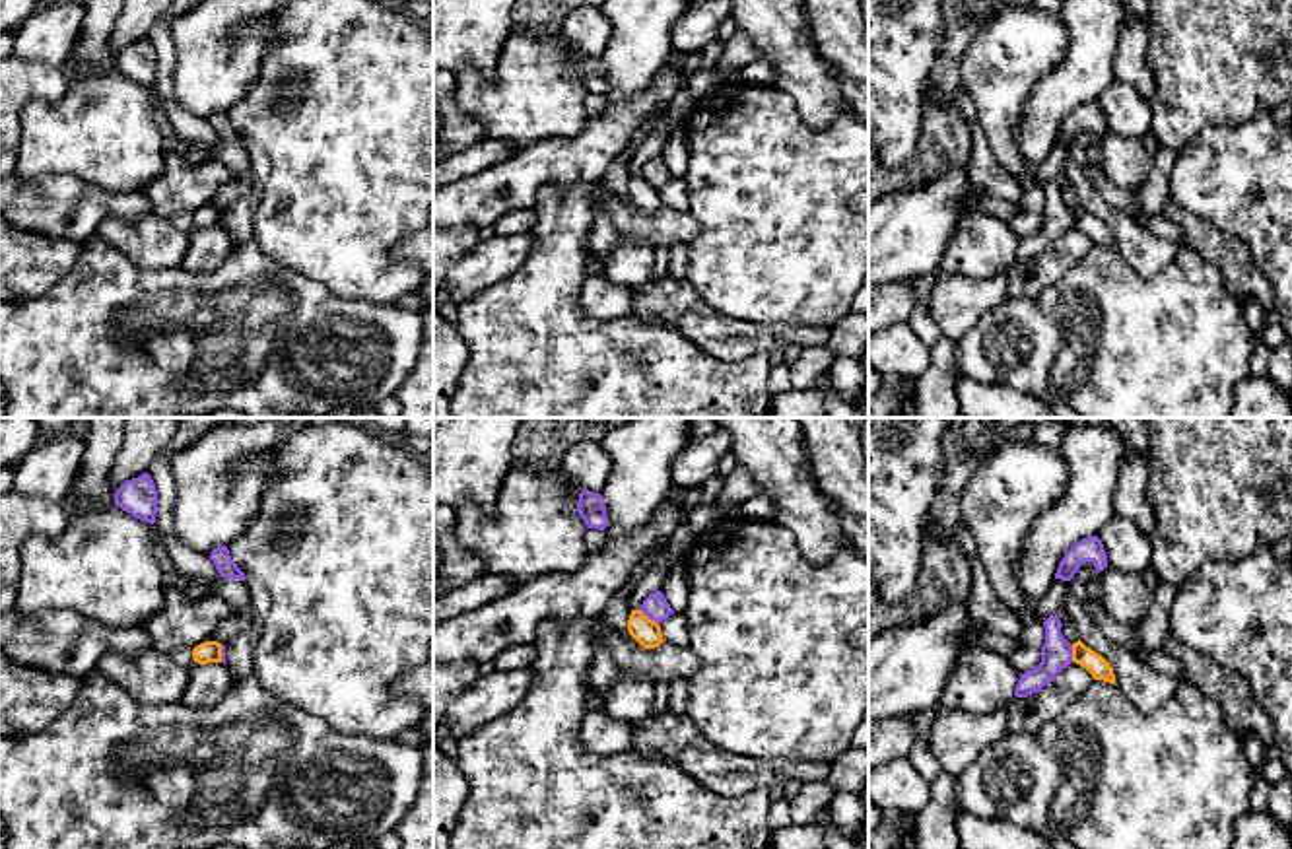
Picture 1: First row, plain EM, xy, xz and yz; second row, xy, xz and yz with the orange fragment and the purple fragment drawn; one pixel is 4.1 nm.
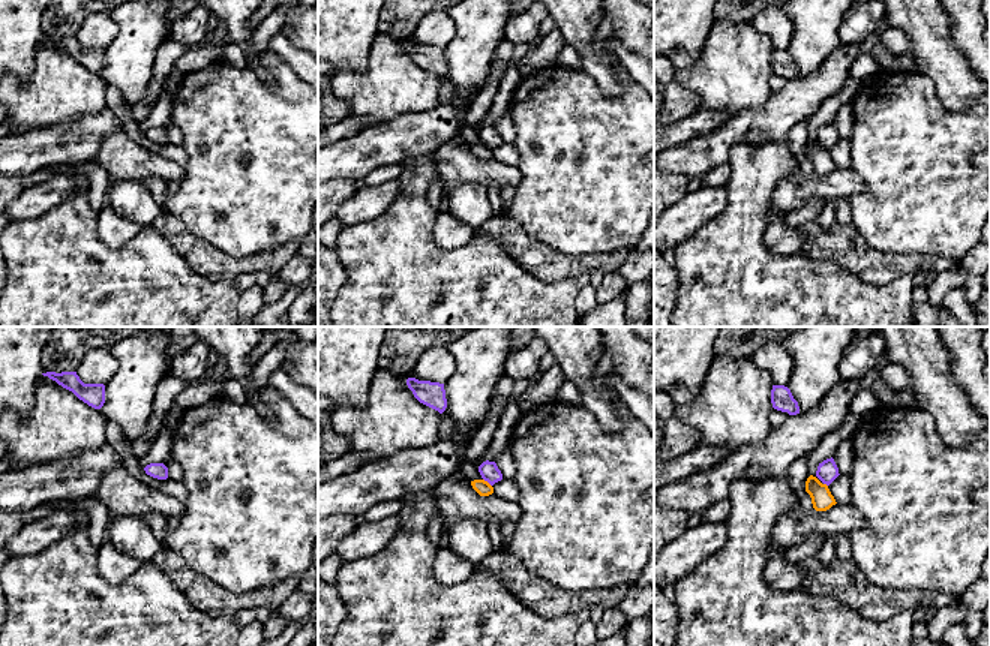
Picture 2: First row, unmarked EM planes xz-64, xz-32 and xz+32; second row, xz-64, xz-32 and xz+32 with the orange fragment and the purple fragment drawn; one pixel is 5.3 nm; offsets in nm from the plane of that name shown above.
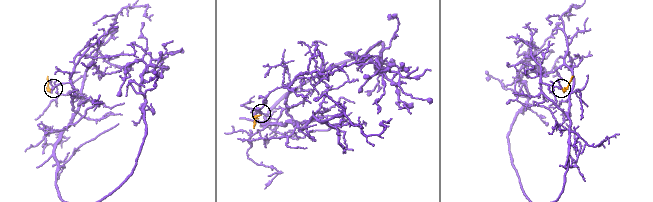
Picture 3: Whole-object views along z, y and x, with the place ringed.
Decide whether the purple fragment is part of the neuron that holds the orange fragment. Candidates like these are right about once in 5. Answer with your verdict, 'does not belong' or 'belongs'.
does not belong

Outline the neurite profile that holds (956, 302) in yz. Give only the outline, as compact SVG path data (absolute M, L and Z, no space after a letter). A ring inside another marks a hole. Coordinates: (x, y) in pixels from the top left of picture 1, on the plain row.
M1006 270L991 278L938 274L927 297L927 311L940 334L962 340L977 321L1008 299Z

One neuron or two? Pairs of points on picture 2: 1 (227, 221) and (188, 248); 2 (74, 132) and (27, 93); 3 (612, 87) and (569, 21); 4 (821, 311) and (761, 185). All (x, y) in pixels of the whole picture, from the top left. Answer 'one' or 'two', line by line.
1: two
2: two
3: one
4: one

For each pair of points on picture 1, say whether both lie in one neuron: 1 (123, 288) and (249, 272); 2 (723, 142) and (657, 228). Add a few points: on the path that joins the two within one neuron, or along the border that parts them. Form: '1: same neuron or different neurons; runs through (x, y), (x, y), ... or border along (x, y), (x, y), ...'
1: same neuron; runs through (154, 292), (191, 292), (197, 286), (218, 286)
2: different neurons; border along (690, 210), (698, 222), (698, 236), (688, 245)

